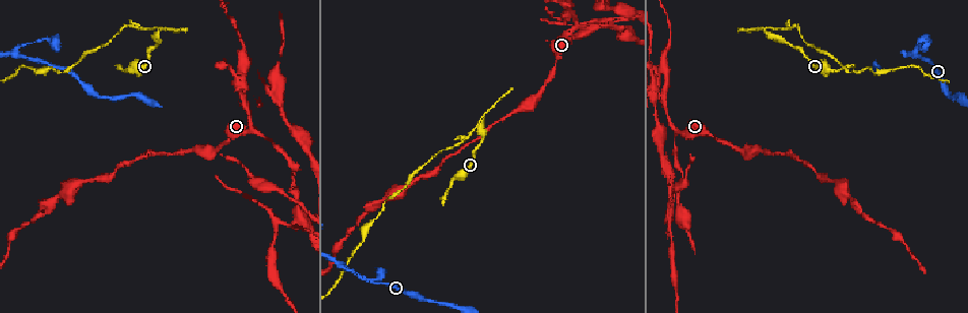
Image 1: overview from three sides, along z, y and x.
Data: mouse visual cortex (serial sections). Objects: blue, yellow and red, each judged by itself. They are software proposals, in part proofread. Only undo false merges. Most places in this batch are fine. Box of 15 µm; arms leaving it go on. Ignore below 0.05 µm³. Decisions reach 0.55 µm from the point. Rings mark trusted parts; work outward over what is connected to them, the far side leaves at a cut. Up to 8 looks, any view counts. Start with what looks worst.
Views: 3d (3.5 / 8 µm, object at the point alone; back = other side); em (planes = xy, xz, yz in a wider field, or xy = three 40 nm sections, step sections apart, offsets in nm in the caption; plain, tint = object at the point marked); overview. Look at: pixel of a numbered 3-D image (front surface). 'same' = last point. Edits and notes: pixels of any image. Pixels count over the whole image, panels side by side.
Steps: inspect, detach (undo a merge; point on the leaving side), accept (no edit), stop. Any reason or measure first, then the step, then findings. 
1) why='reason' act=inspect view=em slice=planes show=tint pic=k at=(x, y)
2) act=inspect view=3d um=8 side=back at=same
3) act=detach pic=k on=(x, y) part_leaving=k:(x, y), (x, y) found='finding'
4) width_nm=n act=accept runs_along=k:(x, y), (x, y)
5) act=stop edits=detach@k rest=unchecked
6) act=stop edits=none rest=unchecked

why='abrupt turn' act=inspect view=3d um=3.5 pic=1 at=(484, 116)

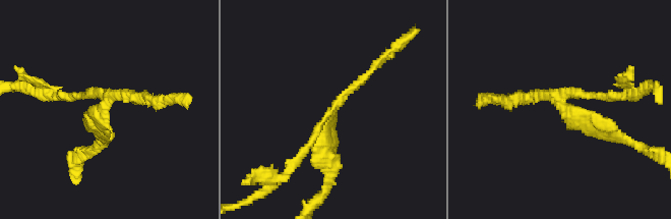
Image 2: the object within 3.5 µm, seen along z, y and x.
why='need the tissue' act=inspect view=em slice=xy step=3 show=tint pic=2 at=(101, 104)

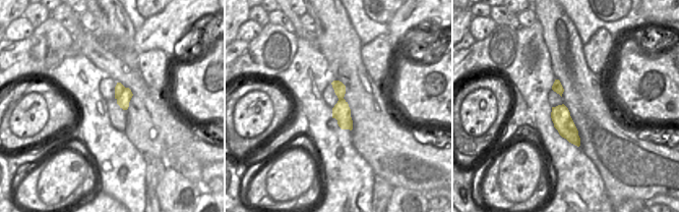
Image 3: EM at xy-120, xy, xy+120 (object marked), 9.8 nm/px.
act=detach pic=2 on=(592, 95) border=3:(125, 88), (117, 99) found='two cells meet here'

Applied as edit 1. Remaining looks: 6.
why='redraw' act=inspect view=overview

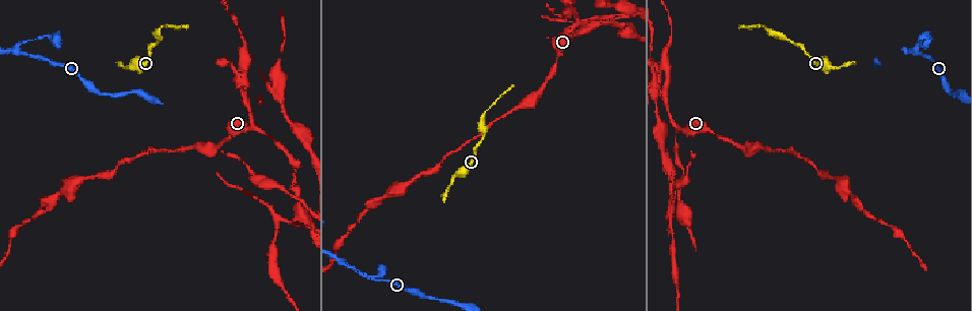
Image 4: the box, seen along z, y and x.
why='abrupt turn' act=inspect view=3d um=8 pic=4 at=(677, 129)

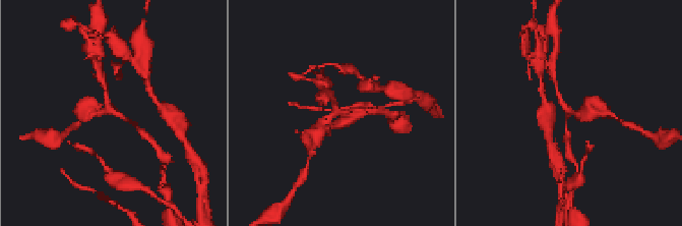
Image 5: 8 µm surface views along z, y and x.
arms=3 arm_widths_nm=150,150,200 act=inspect view=em slice=planes show=tint pic=5 at=(109, 112)

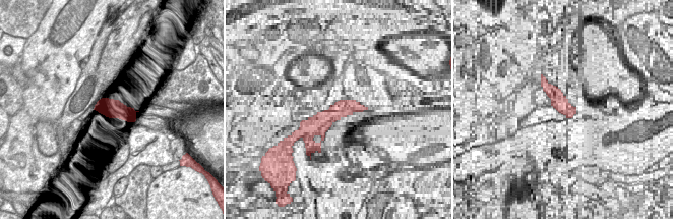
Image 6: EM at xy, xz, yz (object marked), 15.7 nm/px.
width_nm=300 act=accept runs_along=5:(593, 105), (569, 111), (557, 86) found='all the same cell'

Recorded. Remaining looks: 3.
why='sudden change in width' act=inspect view=3d um=8 pic=4 at=(663, 93)

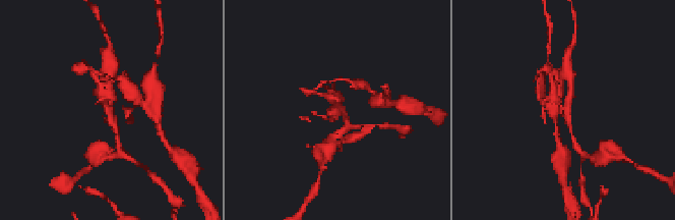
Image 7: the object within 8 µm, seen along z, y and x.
arms=3 arm_widths_nm=150,250,300 act=inspect view=em slice=xy step=5 show=tint pic=7 at=(565, 111)

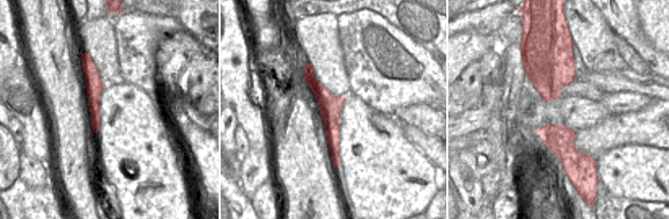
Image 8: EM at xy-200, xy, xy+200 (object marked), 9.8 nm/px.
act=detach pic=7 on=(554, 75) found='a second cell is stuck on'

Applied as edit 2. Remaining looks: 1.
act=stop edits=detach@2,detach@7 rest=unchecked

